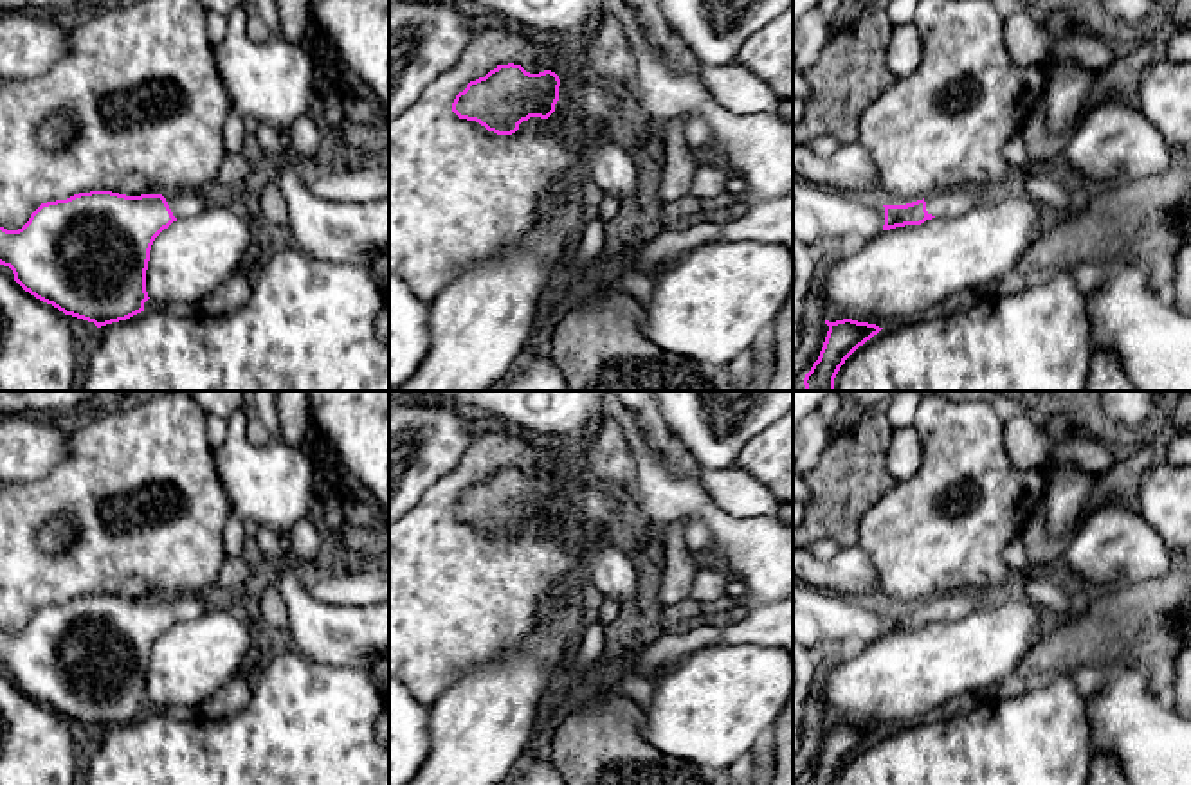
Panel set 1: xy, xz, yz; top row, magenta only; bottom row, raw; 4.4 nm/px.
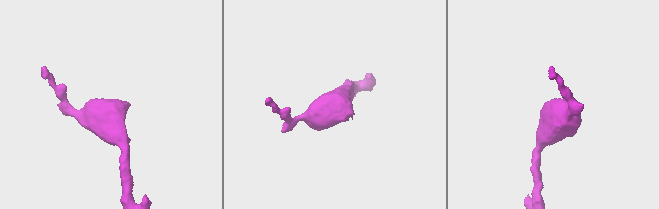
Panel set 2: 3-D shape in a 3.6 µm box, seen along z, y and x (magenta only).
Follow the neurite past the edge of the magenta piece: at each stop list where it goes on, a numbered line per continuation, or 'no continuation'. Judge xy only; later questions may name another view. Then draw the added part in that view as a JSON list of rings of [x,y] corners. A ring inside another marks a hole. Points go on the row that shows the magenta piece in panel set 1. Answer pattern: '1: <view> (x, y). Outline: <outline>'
1: xy (186, 204). Outline: [[[180,193],[180,194],[166,194],[164,196],[173,216],[177,220],[196,216],[202,212],[211,202],[214,202],[214,193]]]

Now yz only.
1: yz (952, 202). Outline: [[[964,185],[930,194],[924,202],[928,214],[935,218],[953,218],[982,203],[982,198],[984,187]]]

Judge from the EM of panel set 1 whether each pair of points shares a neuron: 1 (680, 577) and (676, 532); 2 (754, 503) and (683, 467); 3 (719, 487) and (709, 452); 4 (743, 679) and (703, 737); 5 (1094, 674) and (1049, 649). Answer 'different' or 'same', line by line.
1: same
2: same
3: different
4: same
5: different

